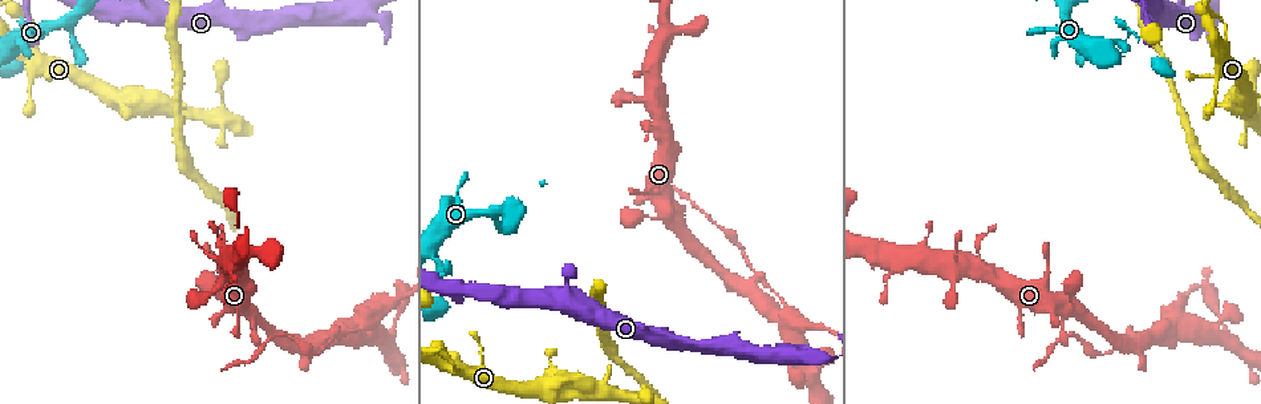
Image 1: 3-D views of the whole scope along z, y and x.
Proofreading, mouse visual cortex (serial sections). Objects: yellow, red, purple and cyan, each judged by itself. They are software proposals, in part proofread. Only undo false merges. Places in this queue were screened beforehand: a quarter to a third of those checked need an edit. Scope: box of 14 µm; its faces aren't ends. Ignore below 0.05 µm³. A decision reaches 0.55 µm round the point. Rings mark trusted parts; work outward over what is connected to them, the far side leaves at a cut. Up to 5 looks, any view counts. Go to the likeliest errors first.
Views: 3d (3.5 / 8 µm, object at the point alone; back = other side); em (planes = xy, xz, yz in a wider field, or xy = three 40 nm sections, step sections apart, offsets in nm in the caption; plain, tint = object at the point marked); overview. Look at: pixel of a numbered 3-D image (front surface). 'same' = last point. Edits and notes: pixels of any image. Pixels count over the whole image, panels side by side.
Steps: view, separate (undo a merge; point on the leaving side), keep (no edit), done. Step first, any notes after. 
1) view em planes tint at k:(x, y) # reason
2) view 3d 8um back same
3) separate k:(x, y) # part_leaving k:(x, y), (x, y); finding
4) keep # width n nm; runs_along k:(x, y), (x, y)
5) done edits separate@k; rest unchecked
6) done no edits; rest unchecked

view 3d 3.5um at 1:(446, 275) # sharp bend

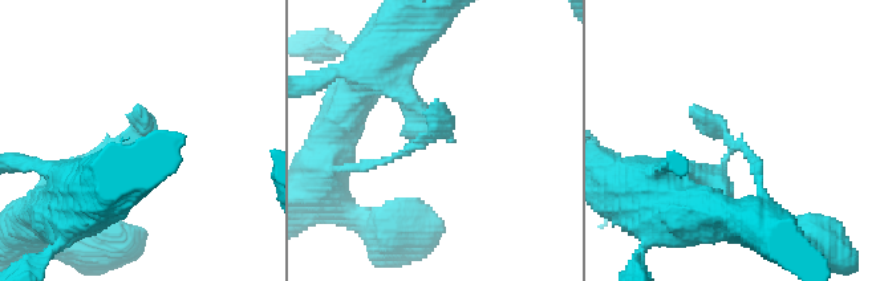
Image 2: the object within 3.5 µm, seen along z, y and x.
view em xy step 3 tint at 2:(432, 136) # shape alone is not enough

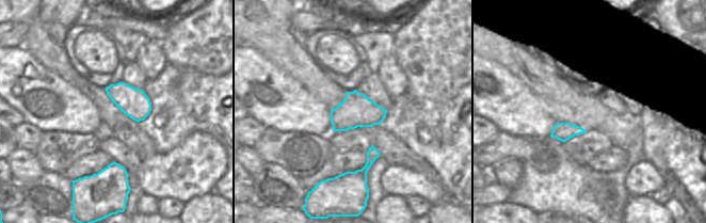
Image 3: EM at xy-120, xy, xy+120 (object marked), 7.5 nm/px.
keep # runs_along 2:(401, 97), (442, 137), (361, 167); continuous, no second cell

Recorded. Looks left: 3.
view 3d 3.5um at 1:(782, 318) # sudden change in width

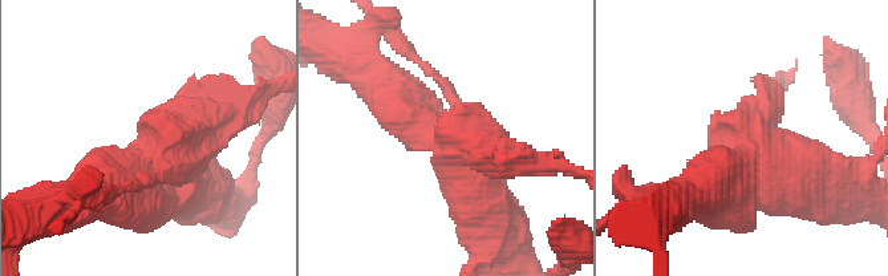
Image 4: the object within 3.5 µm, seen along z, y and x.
view em xy step 2 plain at 4:(441, 138)

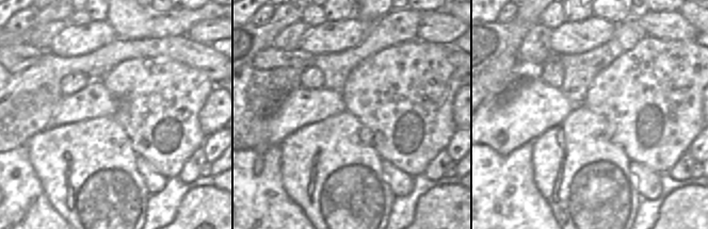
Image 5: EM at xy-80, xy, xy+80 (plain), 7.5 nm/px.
view em xy step 2 tint same

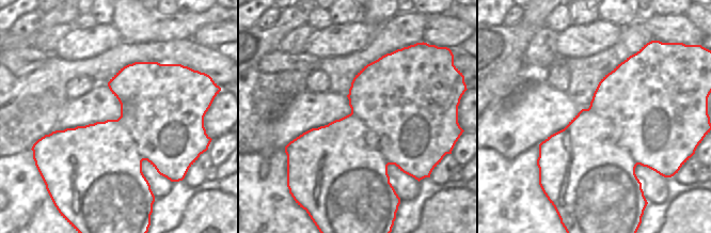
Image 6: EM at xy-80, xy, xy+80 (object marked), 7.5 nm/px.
separate 4:(477, 128) # border 6:(565, 127), (637, 164); a second cell is stuck on

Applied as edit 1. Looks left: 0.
done edits separate@4; rest unchecked

